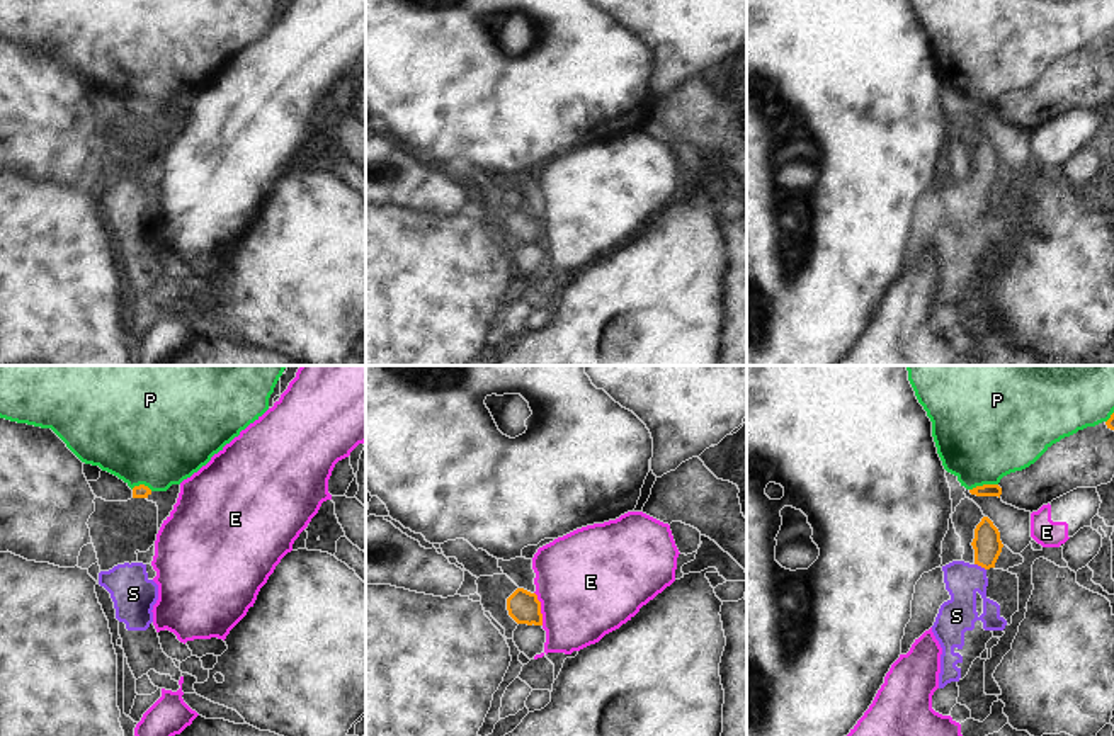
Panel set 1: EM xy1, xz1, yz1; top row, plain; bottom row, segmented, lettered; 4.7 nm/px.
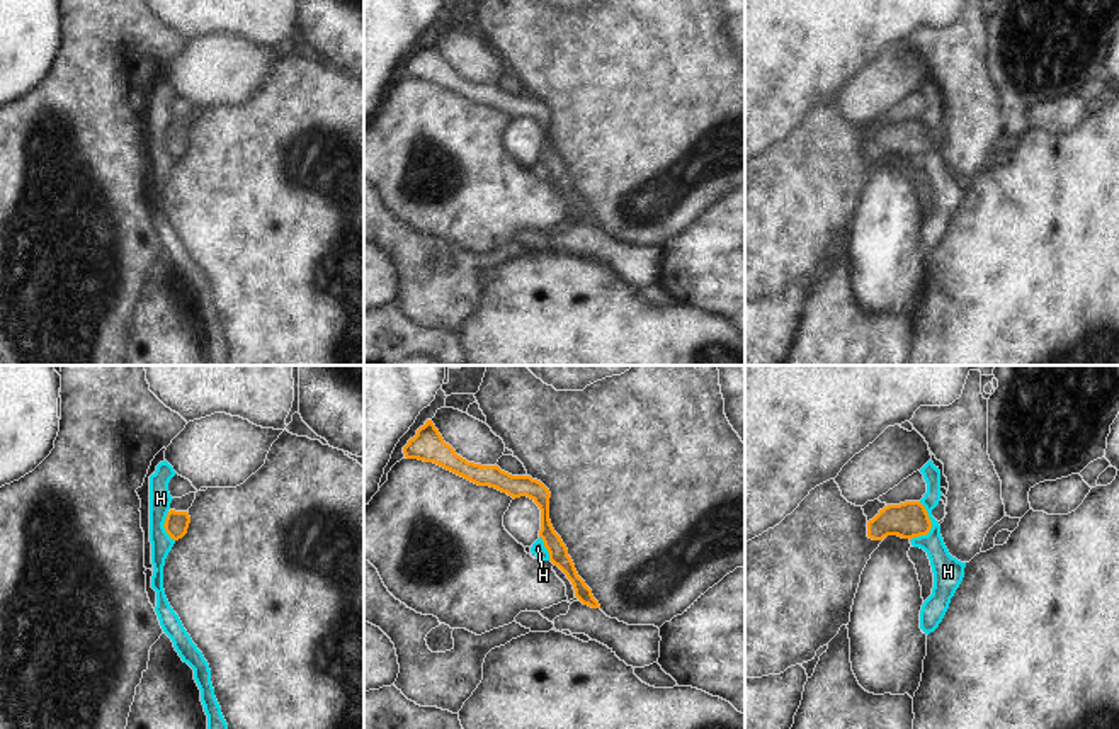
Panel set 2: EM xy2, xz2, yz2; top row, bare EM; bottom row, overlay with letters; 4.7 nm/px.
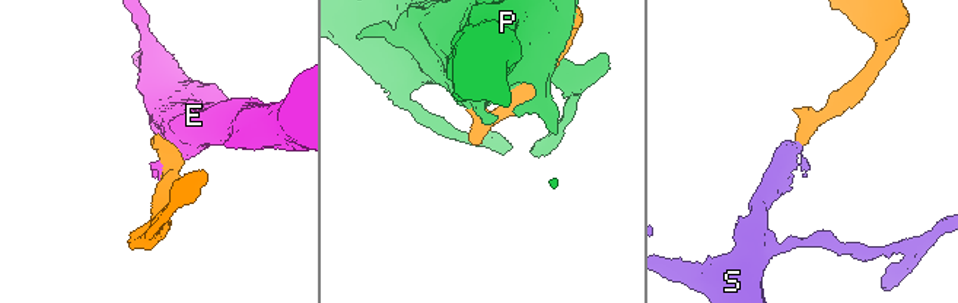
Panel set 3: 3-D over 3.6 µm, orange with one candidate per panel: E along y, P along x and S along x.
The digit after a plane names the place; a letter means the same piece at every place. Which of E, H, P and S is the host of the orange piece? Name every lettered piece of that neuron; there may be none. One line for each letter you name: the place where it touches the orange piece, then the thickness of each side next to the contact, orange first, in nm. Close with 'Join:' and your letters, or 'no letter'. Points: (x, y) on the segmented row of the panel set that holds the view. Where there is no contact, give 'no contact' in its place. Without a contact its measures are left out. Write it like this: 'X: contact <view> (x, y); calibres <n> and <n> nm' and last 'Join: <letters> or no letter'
S: contact yz1 (980, 565); calibres 140 and 170 nm
Join: S

